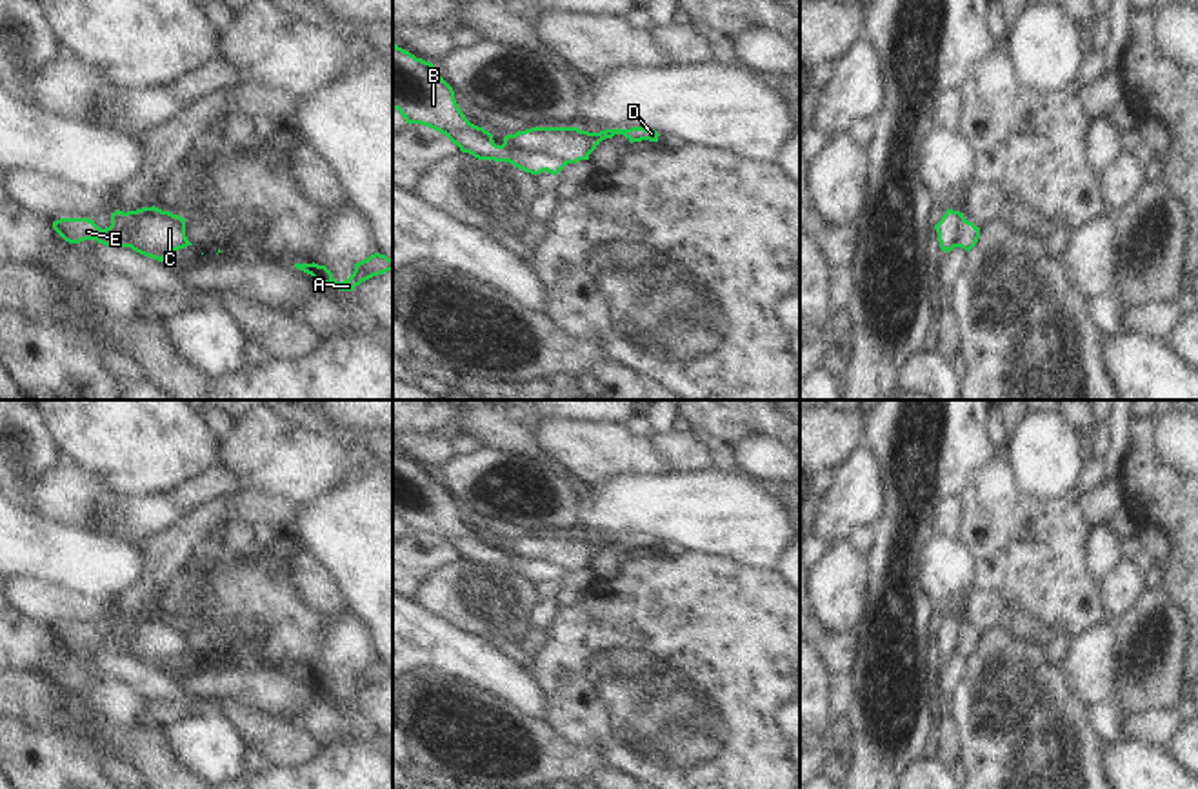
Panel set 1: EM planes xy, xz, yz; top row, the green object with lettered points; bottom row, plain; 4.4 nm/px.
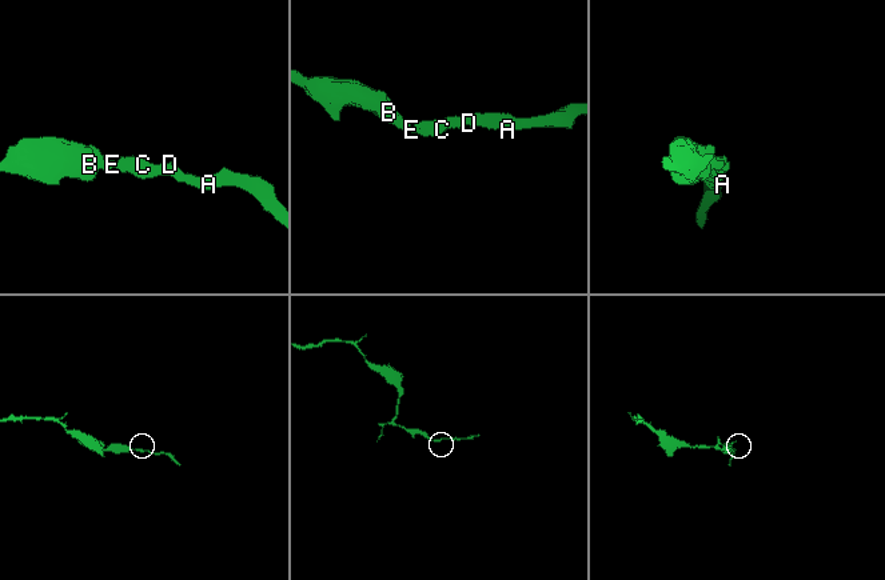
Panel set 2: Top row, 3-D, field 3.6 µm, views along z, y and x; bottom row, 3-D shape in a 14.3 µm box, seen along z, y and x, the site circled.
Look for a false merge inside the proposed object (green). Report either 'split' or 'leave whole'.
split

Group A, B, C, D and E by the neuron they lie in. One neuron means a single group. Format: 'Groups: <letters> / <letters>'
Groups: A C D / B E

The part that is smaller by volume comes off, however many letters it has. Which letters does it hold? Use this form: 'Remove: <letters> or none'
Remove: A, C, D

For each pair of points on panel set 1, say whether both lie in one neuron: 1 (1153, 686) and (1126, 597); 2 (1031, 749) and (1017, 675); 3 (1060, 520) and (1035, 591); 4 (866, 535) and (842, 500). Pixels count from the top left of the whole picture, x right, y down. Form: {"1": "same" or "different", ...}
{"1": "different", "2": "same", "3": "same", "4": "different"}

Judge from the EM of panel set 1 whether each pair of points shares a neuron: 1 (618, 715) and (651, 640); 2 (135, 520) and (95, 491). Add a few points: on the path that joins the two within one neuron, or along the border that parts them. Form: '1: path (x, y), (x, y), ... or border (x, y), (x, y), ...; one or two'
1: path (637, 697), (651, 682), (651, 659); one
2: border (122, 499), (97, 513), (100, 529); two

